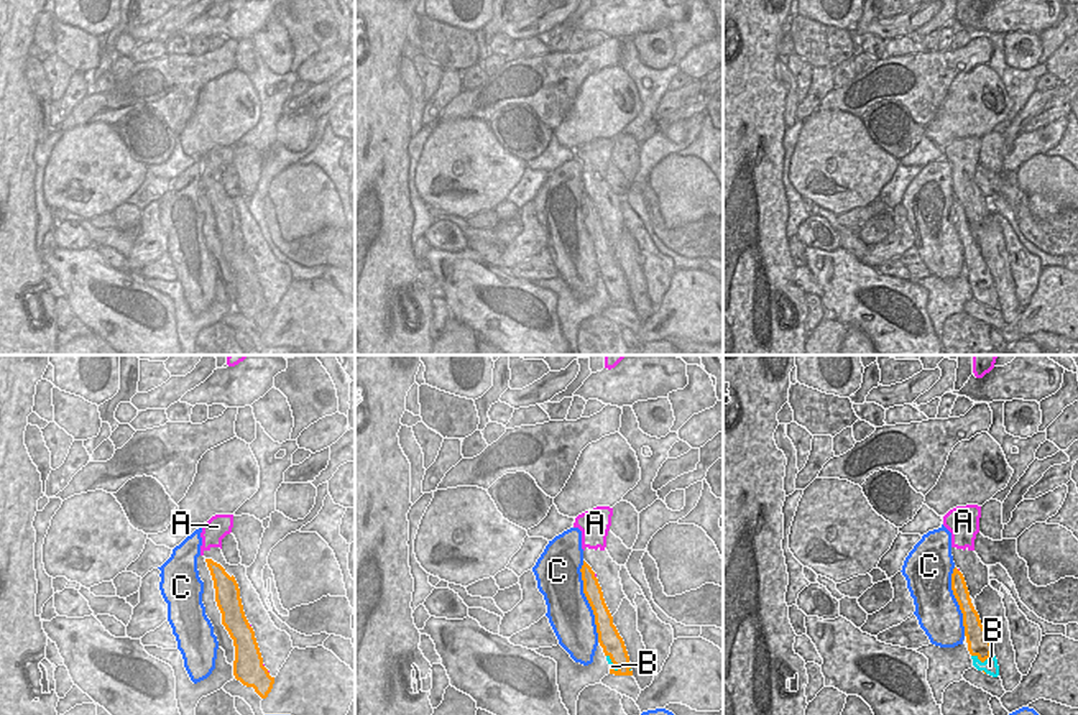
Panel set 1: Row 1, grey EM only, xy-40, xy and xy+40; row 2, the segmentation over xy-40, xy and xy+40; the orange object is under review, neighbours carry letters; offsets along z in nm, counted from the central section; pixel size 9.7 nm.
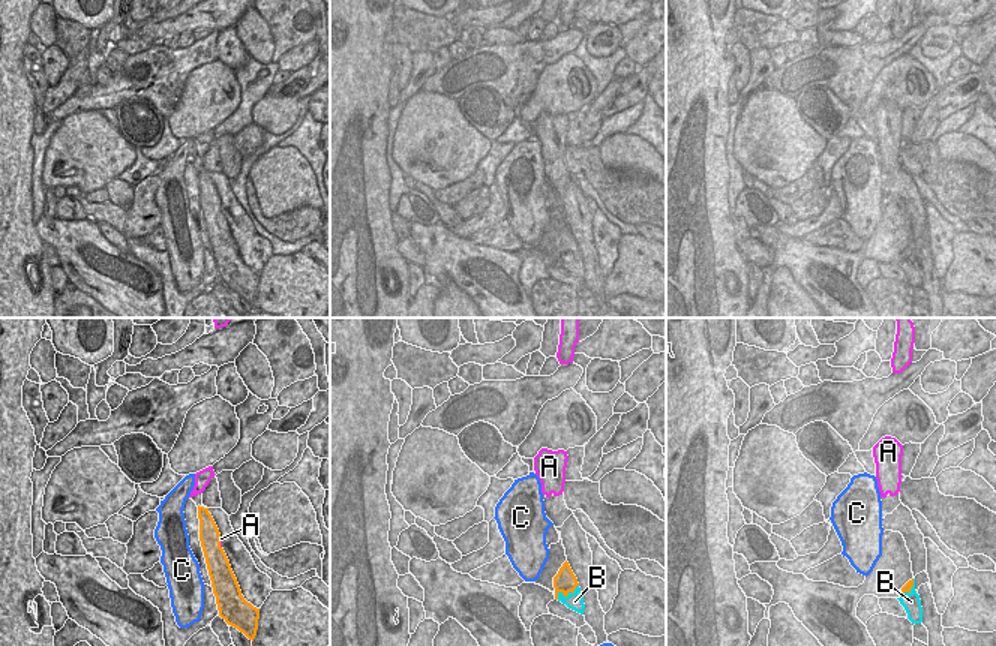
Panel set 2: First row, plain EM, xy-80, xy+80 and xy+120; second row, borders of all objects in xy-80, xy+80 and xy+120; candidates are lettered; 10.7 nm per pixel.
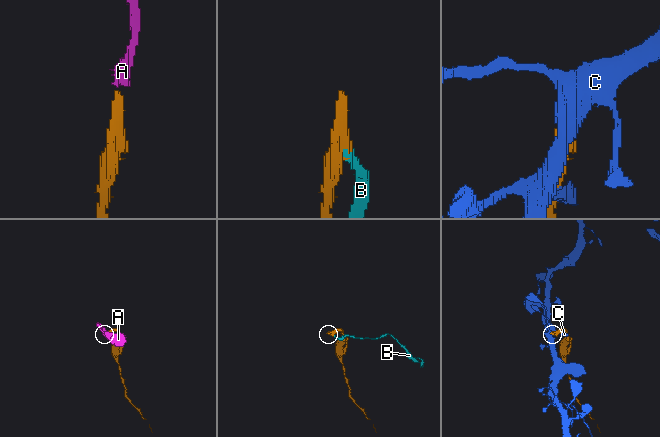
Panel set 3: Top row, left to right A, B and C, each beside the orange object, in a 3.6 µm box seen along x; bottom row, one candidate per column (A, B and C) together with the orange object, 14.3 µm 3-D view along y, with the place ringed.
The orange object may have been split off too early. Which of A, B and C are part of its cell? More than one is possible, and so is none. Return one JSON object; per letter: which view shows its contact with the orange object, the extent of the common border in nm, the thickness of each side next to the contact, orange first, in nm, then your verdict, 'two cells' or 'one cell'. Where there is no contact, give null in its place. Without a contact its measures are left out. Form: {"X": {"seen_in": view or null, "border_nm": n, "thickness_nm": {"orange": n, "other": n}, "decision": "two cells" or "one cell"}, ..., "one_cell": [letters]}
{"A": {"seen_in": "xy", "border_nm": 50, "thickness_nm": {"orange": 170, "other": 30}, "decision": "one cell"}, "B": {"seen_in": "xy+40", "border_nm": 240, "thickness_nm": {"orange": 220, "other": 160}, "decision": "two cells"}, "C": {"seen_in": "xy", "border_nm": 800, "thickness_nm": {"orange": 190, "other": 420}, "decision": "two cells"}, "one_cell": ["A"]}

